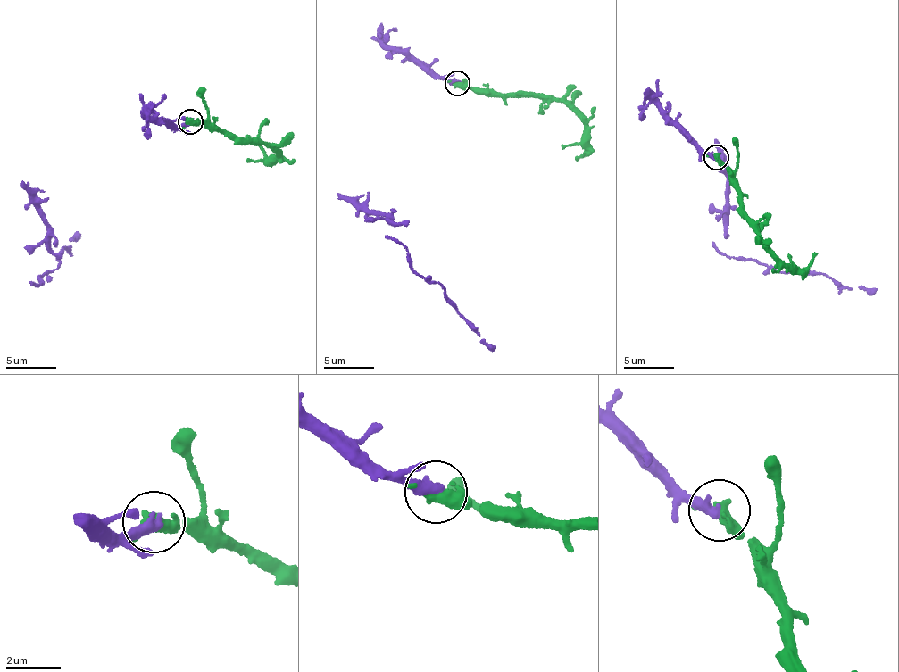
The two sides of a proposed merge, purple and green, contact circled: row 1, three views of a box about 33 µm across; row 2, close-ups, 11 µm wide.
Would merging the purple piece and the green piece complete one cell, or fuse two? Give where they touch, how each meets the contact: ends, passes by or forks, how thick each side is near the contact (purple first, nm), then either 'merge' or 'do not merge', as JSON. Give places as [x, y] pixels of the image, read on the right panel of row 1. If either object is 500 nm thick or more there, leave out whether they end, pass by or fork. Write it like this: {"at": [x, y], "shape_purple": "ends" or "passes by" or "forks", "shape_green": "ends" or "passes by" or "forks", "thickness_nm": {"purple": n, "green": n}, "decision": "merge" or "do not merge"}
{"at": [716, 157], "shape_purple": "ends", "shape_green": "forks", "thickness_nm": {"purple": 400, "green": 320}, "decision": "merge"}

